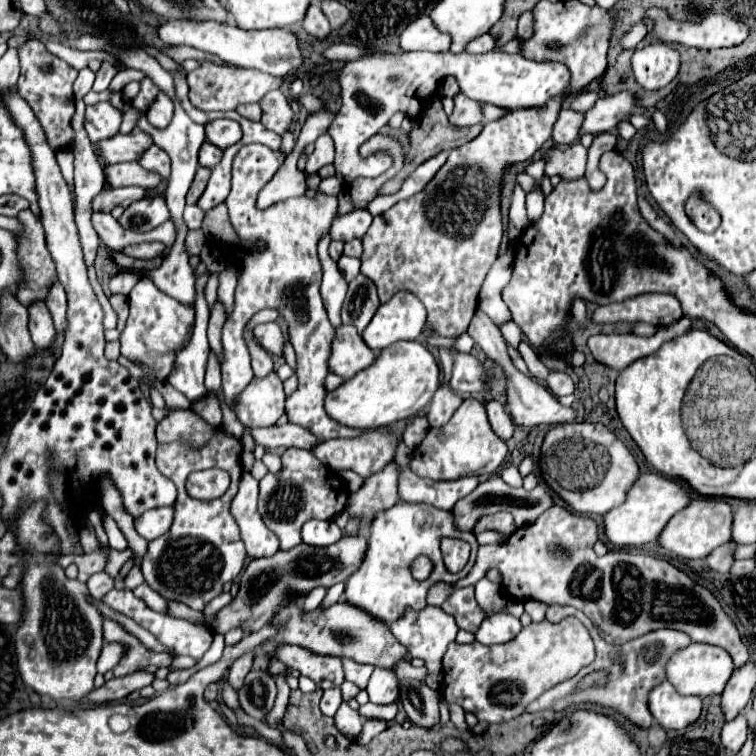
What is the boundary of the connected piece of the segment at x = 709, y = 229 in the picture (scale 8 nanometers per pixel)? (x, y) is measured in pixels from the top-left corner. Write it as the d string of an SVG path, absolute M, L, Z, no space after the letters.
M698 192L691 195L685 209L697 229L703 233L713 233L721 223L719 211L713 205L705 202Z

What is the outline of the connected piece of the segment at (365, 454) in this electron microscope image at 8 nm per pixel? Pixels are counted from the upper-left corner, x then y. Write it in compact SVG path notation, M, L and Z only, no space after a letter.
M397 421L395 425L389 425L381 431L367 431L361 433L353 439L331 439L331 441L323 441L317 449L313 449L315 457L321 459L323 465L335 469L351 469L355 473L359 473L363 479L369 477L369 473L377 473L377 469L383 469L389 461L393 461L395 453L397 453L397 441L401 441L405 427L409 425L409 421Z

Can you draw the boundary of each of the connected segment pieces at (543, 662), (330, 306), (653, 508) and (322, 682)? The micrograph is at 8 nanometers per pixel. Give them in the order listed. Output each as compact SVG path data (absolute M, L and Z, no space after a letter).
M565 617L559 623L531 623L521 629L521 633L503 645L481 645L479 641L473 641L469 645L449 643L447 653L443 657L443 697L449 703L461 705L467 713L473 713L483 723L503 723L519 717L525 711L525 705L535 701L539 695L549 691L551 687L575 677L585 665L589 665L595 659L595 647L593 639L587 631L587 627L577 617Z
M329 235L319 241L319 259L321 259L321 265L323 265L321 297L323 297L325 309L327 309L327 313L329 313L329 321L337 327L337 325L341 325L339 313L341 313L341 305L343 305L345 293L347 293L347 281L345 281L343 275L339 273L337 263L335 263L335 261L329 257L329 253L327 253L329 241L331 241Z
M659 473L639 475L637 481L629 487L625 503L603 515L605 537L613 547L639 547L651 543L657 539L657 533L661 533L661 529L667 525L669 517L681 511L689 501L691 499L683 483L675 479L667 479Z
M287 645L281 651L277 651L277 659L287 663L291 669L301 671L301 675L313 679L319 689L339 687L345 679L343 663L337 657L321 657L309 653L307 649Z

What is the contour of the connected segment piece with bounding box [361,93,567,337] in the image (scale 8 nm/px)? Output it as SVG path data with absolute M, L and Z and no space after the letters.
M563 93L549 99L543 107L511 109L501 119L487 123L473 141L451 149L447 163L435 173L421 193L399 201L389 211L373 217L373 223L363 237L361 273L377 285L381 303L387 303L399 291L411 291L427 309L423 335L457 337L465 333L477 309L477 297L485 275L499 257L499 245L503 239L499 191L503 175L509 167L529 161L543 147L543 143L551 137L551 127L565 101L567 97Z

